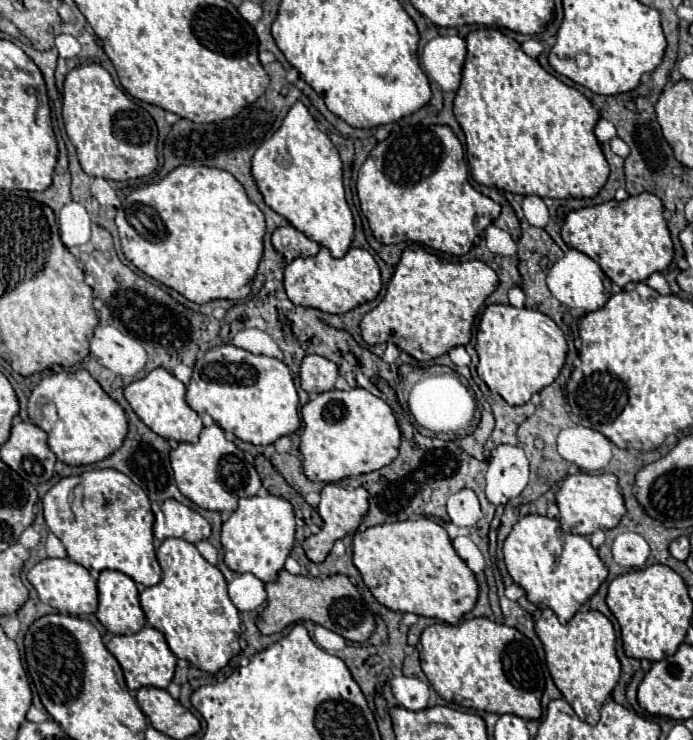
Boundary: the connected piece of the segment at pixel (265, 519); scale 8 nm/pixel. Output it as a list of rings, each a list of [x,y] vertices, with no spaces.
[[[275,495],[239,499],[237,511],[221,527],[221,543],[223,543],[223,549],[225,549],[225,553],[223,553],[225,565],[231,571],[235,571],[235,573],[251,573],[257,579],[261,579],[263,583],[271,583],[271,581],[277,579],[277,575],[283,569],[283,563],[285,563],[289,551],[293,549],[293,541],[295,541],[295,515],[293,515],[293,507],[291,507],[291,503],[287,499],[275,497]]]

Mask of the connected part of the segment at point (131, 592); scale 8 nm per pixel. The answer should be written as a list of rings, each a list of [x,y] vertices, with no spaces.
[[[101,571],[99,609],[95,615],[99,623],[115,635],[133,635],[147,623],[135,581],[119,571]]]

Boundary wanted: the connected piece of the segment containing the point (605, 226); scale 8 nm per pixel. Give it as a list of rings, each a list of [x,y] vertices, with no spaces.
[[[651,193],[571,211],[563,223],[561,237],[569,247],[595,259],[603,273],[619,287],[647,281],[651,273],[663,271],[673,259],[673,243],[663,217],[663,203]]]

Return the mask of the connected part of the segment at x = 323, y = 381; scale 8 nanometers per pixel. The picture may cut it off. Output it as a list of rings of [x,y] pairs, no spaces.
[[[307,355],[301,361],[299,385],[307,393],[323,393],[335,387],[337,365],[321,355]]]

